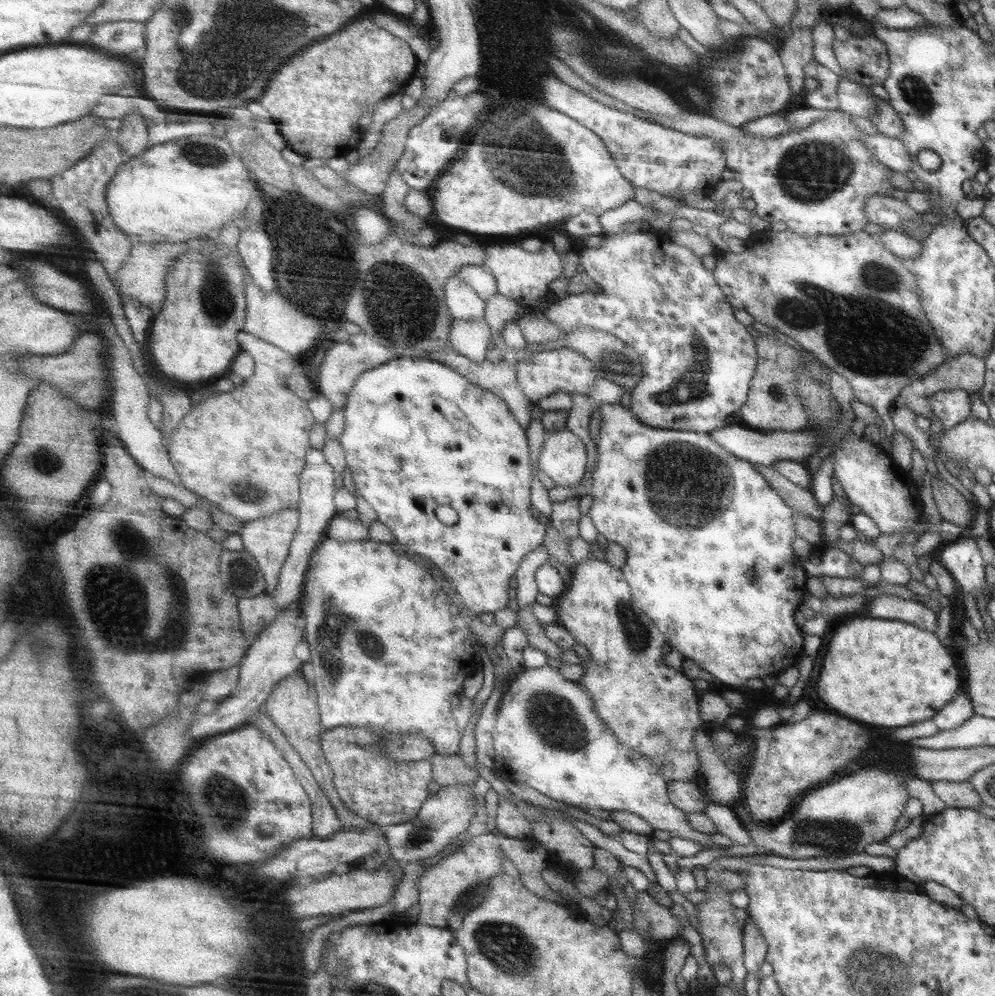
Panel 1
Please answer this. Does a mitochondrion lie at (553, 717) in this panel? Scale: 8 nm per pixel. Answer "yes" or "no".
yes

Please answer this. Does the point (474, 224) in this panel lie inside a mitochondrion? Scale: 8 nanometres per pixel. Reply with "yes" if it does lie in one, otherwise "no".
no

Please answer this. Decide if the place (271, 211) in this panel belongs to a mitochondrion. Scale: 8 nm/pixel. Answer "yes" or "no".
no

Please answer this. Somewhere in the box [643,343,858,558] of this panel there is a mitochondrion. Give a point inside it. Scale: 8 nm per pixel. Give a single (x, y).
(777, 392)

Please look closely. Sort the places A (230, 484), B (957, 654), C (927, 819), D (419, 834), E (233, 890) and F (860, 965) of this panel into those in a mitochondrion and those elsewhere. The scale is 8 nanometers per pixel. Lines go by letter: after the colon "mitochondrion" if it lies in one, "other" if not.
A: mitochondrion
B: other
C: other
D: mitochondrion
E: other
F: mitochondrion

